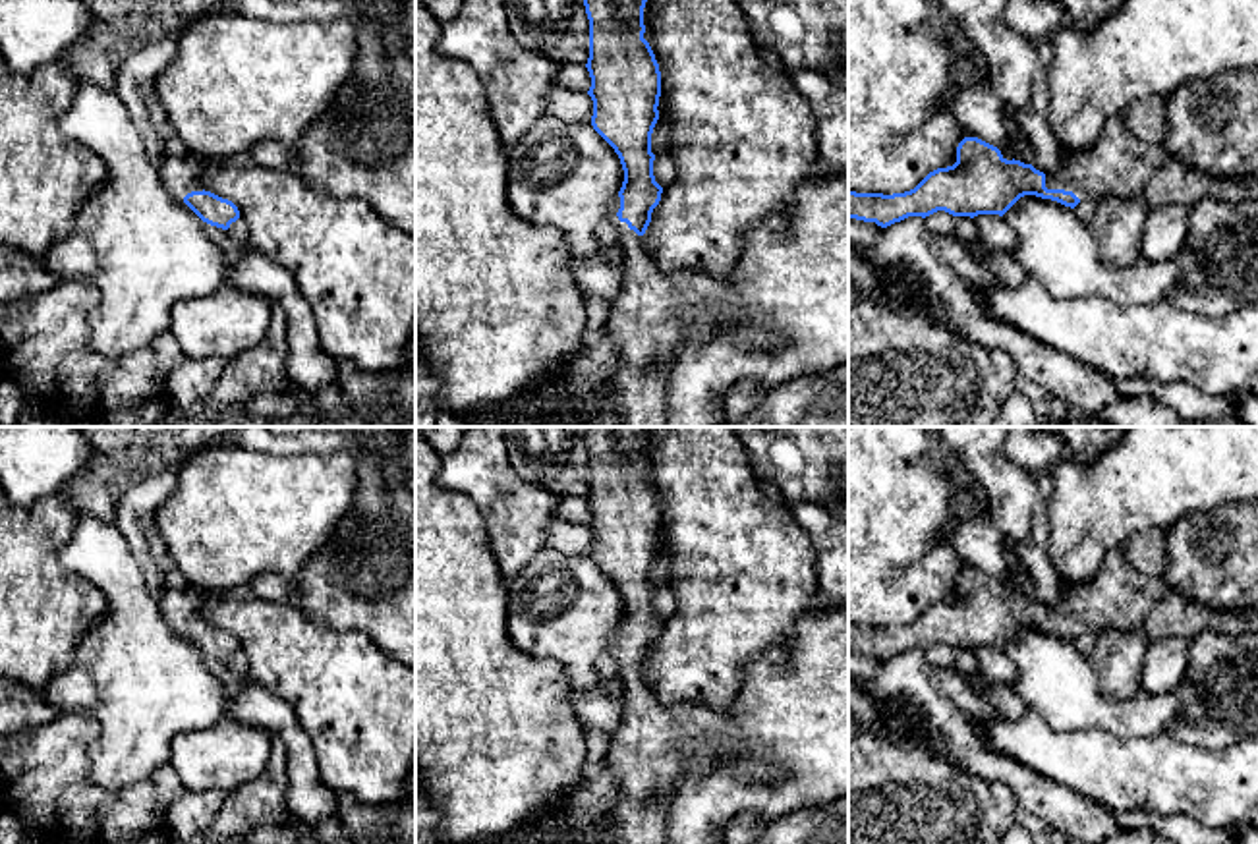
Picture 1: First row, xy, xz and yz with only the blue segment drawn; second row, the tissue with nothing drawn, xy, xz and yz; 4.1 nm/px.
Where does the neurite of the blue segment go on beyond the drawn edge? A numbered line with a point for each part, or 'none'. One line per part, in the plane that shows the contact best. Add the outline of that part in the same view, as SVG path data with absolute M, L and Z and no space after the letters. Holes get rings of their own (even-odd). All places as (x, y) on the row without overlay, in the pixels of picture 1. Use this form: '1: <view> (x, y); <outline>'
1: xz (654, 746); M620 630L613 633L605 647L605 655L611 655L618 664L622 686L622 718L611 734L611 747L605 757L605 767L618 782L611 821L616 827L616 844L667 844L667 815L659 798L671 794L680 778L703 776L703 761L711 757L715 747L742 749L744 740L723 713L703 703L665 705L645 670L618 653L618 641Z

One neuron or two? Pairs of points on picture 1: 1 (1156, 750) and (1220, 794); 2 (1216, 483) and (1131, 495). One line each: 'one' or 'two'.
1: one
2: one

